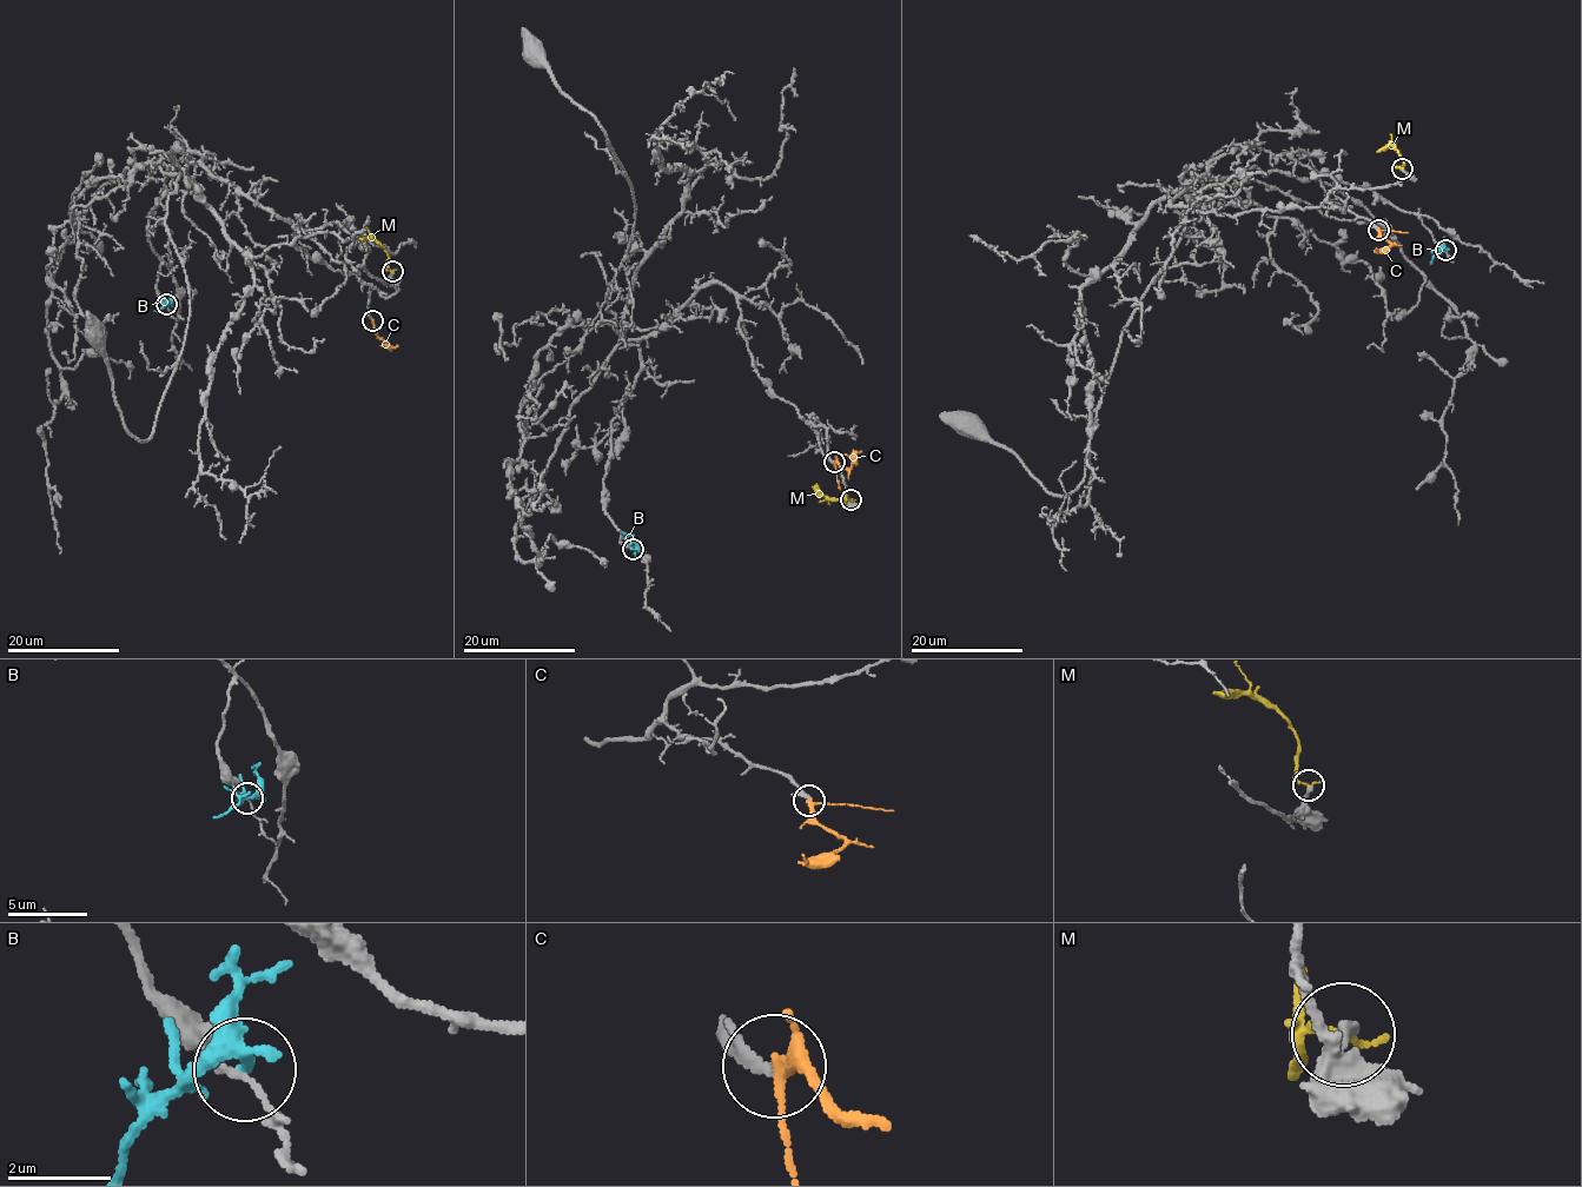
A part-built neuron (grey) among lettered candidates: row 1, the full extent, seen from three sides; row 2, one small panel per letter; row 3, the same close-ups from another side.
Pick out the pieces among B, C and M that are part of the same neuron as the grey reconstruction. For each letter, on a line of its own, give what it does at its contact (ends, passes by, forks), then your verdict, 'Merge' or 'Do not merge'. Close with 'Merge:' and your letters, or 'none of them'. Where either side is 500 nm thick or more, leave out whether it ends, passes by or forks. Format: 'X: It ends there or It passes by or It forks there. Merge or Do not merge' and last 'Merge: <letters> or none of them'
B: It passes by. Do not merge
C: It passes by. Merge
M: It passes by. Do not merge
Merge: C

